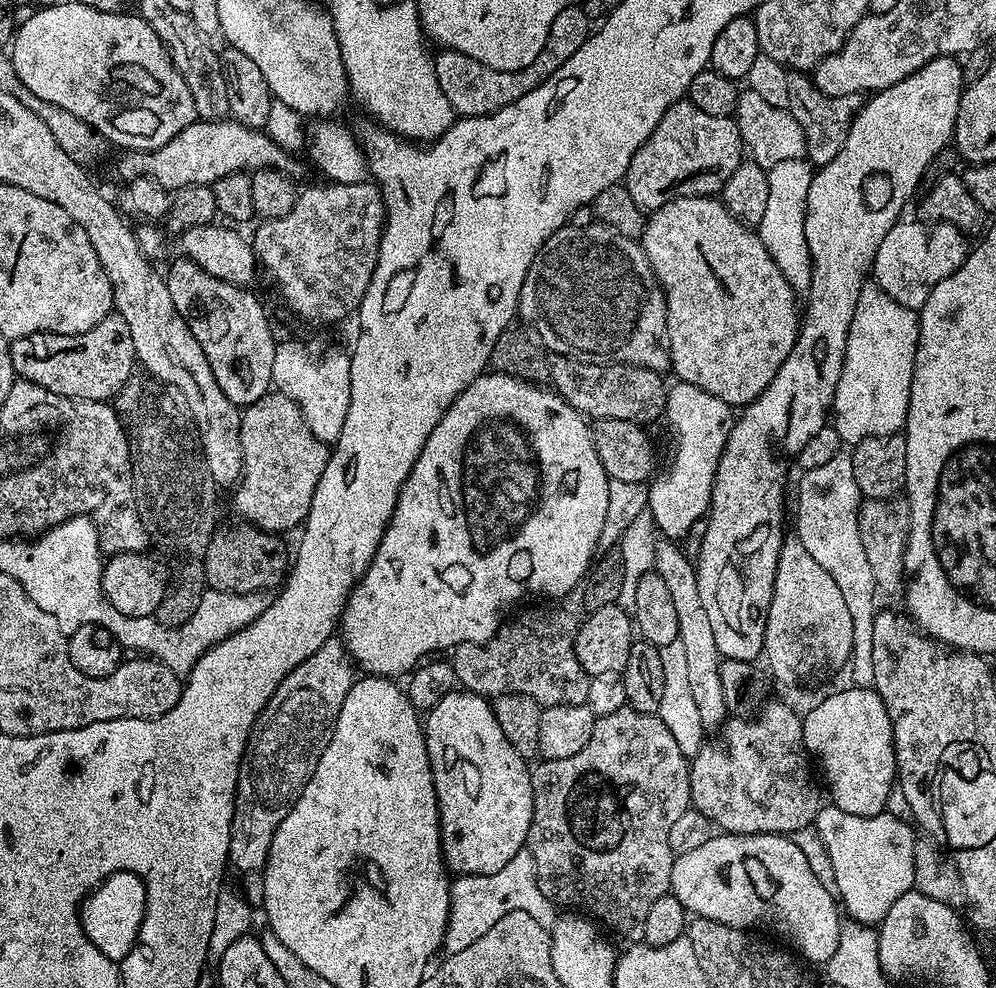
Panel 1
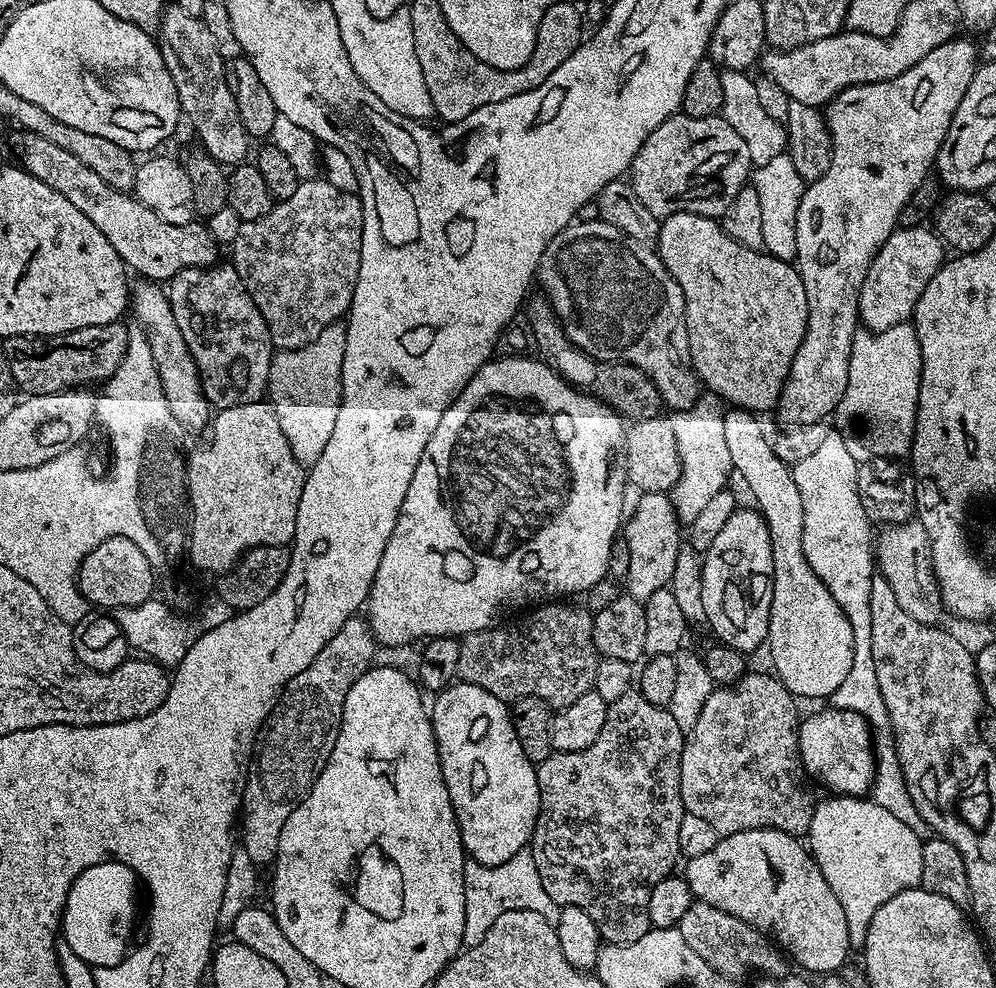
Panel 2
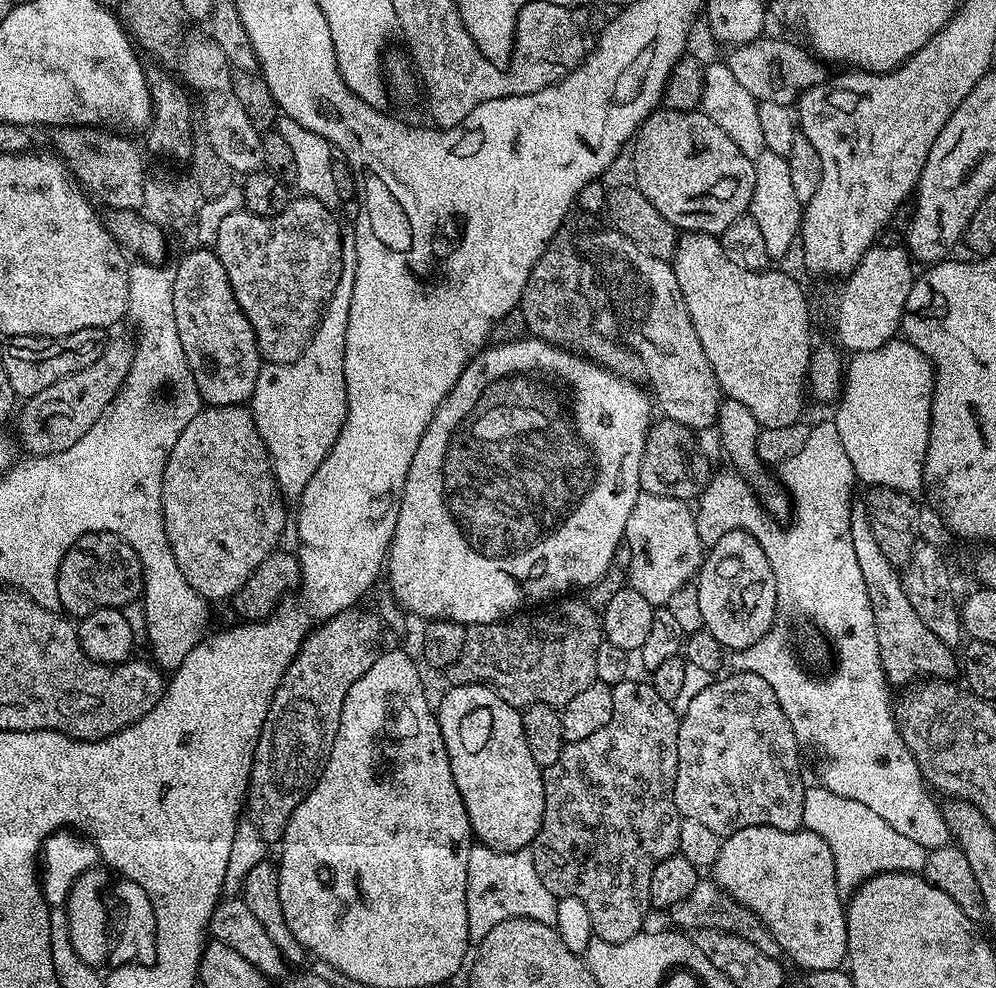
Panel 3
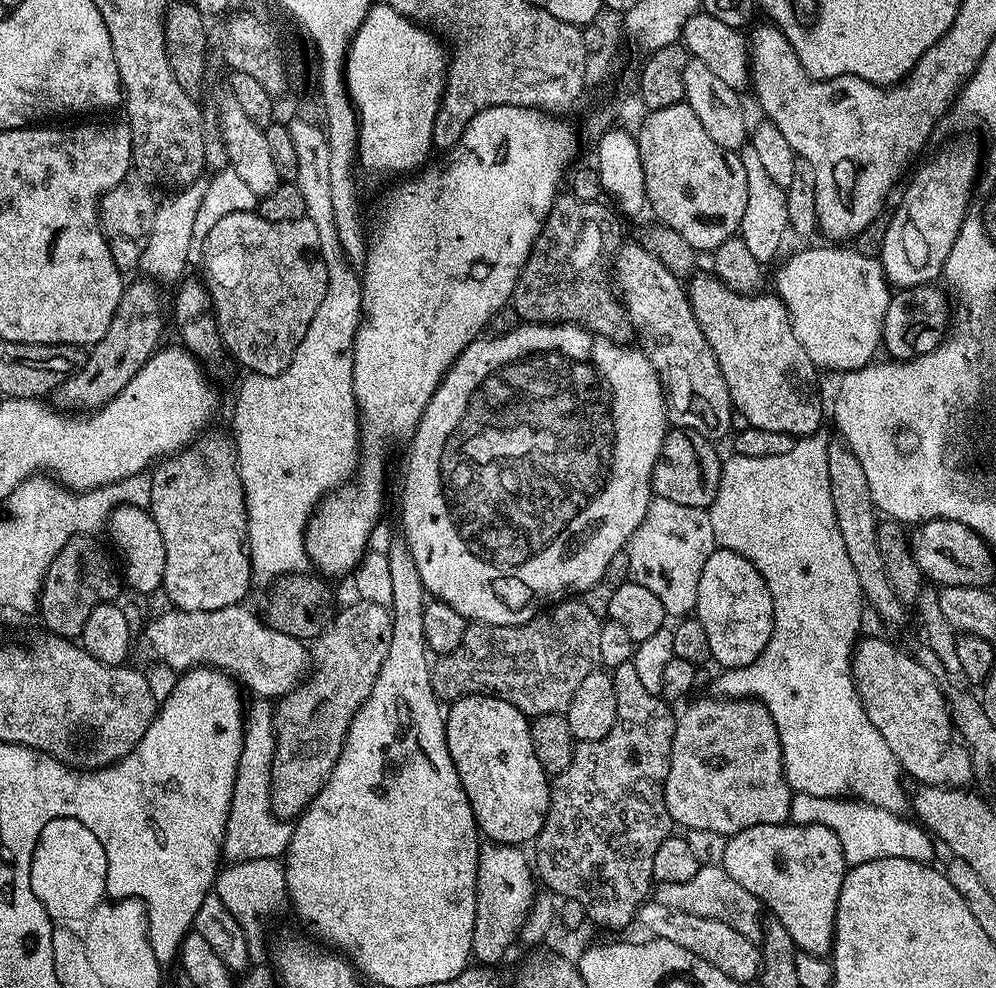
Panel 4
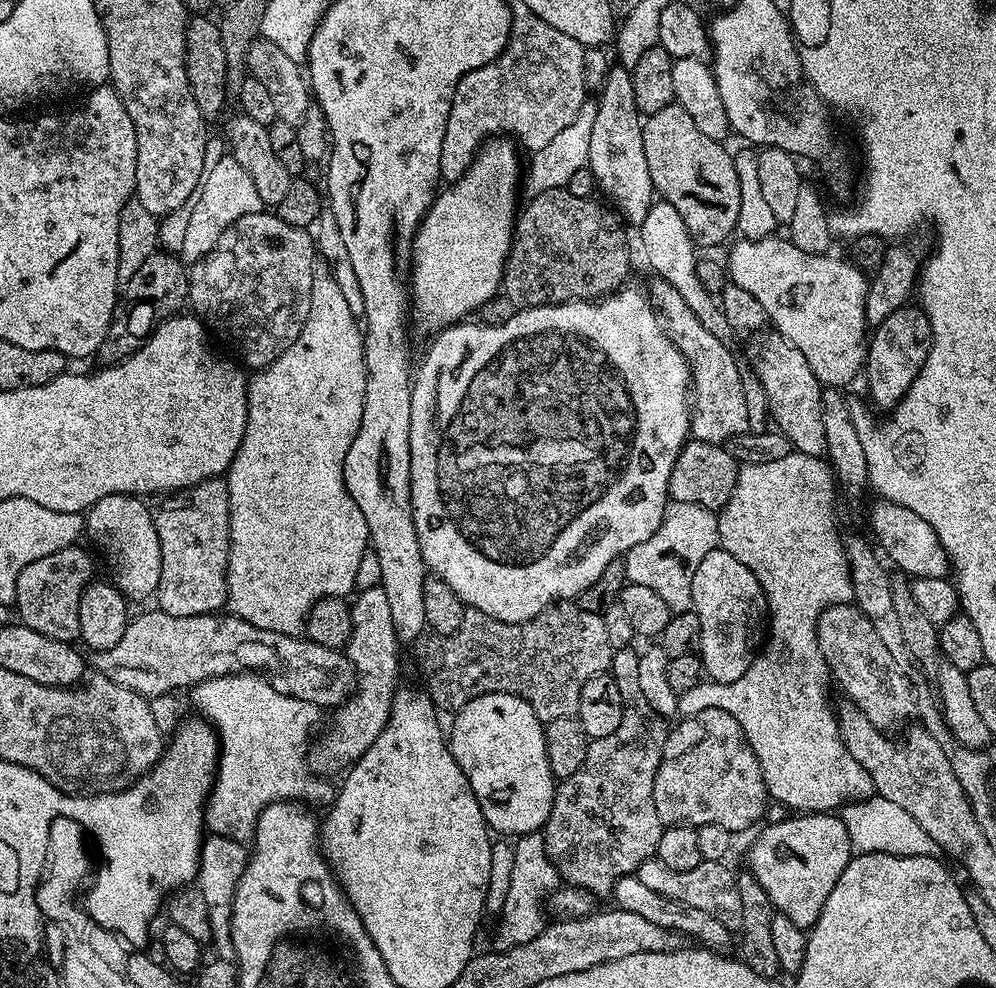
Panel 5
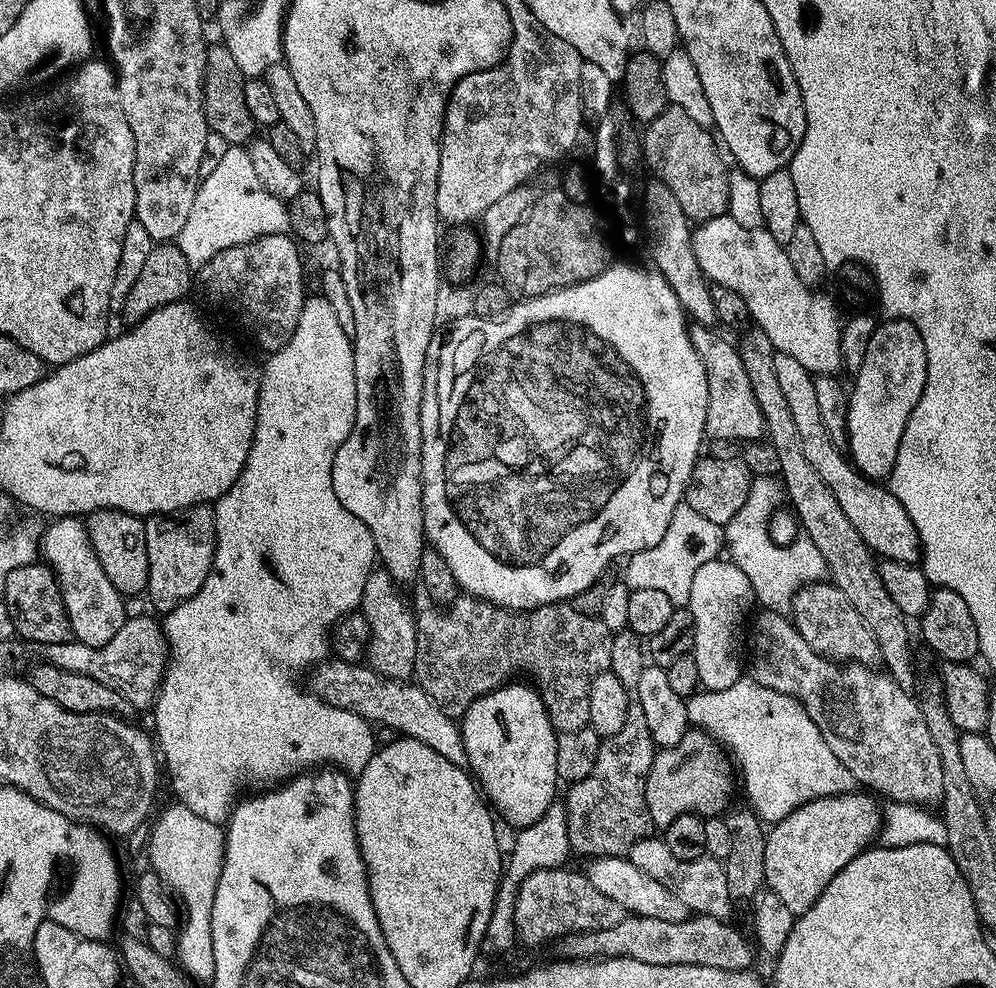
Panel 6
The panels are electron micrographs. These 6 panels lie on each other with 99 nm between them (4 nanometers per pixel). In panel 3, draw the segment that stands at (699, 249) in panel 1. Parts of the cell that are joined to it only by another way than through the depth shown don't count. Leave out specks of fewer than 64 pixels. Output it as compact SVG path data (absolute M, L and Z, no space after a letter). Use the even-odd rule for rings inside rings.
M684 232L677 239L676 253L670 263L698 334L698 342L702 342L702 350L706 350L706 358L710 358L721 393L742 402L763 427L797 423L803 417L800 415L804 412L804 392L806 396L808 367L814 347L812 320L808 317L808 300L804 297L803 286L784 272L755 272L744 268L728 257L719 239L709 232Z

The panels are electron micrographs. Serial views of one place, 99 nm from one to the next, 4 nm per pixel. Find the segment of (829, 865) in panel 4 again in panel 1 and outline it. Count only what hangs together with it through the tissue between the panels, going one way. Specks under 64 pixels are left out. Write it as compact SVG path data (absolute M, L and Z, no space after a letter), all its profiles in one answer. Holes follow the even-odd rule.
M759 832L753 836L734 836L731 834L713 834L710 842L705 842L703 846L698 846L694 850L689 850L688 853L675 857L672 862L672 883L671 895L678 898L678 902L682 902L684 911L691 914L693 917L702 920L713 920L714 922L722 922L731 928L742 928L745 930L756 930L752 928L761 928L764 932L773 932L776 936L781 936L785 940L783 943L787 945L793 953L805 956L812 964L827 965L834 958L834 950L838 950L838 938L842 927L841 909L838 907L838 900L830 891L829 885L823 884L820 881L818 873L812 869L812 864L808 861L808 856L795 844L795 839L789 838L787 835L776 836L772 832Z

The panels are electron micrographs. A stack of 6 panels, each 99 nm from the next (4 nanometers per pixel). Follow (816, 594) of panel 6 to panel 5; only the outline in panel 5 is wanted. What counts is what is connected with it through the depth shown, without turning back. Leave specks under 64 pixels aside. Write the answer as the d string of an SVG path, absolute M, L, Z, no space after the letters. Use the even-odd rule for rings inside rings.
M851 603L830 606L818 618L816 637L831 679L840 683L841 690L848 695L845 697L866 714L872 725L881 730L892 730L888 728L915 713L912 683L896 669L890 650L886 650L882 638L874 634L874 626L870 626L859 608Z

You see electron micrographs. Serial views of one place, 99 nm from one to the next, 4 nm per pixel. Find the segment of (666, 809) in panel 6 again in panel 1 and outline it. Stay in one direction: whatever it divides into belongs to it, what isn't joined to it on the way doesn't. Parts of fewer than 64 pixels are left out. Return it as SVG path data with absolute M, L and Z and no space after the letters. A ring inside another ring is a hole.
M780 700L767 704L751 718L729 719L722 728L724 741L721 744L705 743L700 752L691 757L688 770L691 807L706 814L721 833L734 836L753 836L759 832L772 832L776 836L796 834L792 832L811 829L815 825L816 815L822 807L812 768L808 765L810 755L803 740L801 713Z

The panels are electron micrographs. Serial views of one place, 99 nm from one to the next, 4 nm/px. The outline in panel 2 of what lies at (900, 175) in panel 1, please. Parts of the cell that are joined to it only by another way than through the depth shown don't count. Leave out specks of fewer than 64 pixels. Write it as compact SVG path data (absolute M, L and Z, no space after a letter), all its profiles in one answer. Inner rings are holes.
M957 38L947 40L942 46L934 46L934 50L930 50L930 54L926 54L926 58L922 58L922 62L918 62L915 66L910 66L910 70L906 70L906 74L898 74L898 78L890 78L886 82L874 82L873 84L863 84L862 86L847 88L837 94L826 105L826 111L823 113L824 121L827 124L829 138L832 140L830 166L826 170L826 174L823 174L816 181L809 183L805 187L802 198L800 199L800 205L798 206L796 258L794 263L798 274L802 278L802 286L806 286L808 325L806 326L806 334L802 338L802 346L798 346L798 354L794 354L794 362L792 363L788 380L782 386L778 413L780 412L782 419L788 420L784 422L791 422L793 425L801 424L802 426L810 426L811 424L827 421L835 413L838 402L842 402L842 394L846 394L846 382L850 374L852 340L858 331L860 287L862 286L862 282L866 282L866 274L870 270L870 266L874 262L878 250L884 245L886 238L890 238L890 234L895 232L901 223L900 215L903 214L904 207L911 202L912 195L915 192L917 195L923 189L924 179L933 171L938 150L950 130L950 122L954 118L954 110L958 110L958 105L961 104L962 97L966 95L966 90L974 78L978 67L978 48L975 43L972 45L968 40L971 39ZM737 507L726 518L726 526L718 530L714 542L703 553L704 569L700 572L700 604L704 607L704 616L712 627L715 639L727 648L733 648L745 654L751 654L756 647L768 639L772 579L774 578L774 561L771 557L770 530L763 517L751 507Z

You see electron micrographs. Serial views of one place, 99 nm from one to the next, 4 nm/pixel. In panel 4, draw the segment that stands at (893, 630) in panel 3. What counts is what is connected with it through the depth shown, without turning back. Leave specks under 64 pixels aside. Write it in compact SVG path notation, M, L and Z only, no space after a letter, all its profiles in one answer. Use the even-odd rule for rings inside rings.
M832 438L828 441L828 465L834 514L838 514L838 530L842 530L842 543L846 545L846 554L850 554L854 574L858 574L858 586L864 591L867 607L871 611L873 608L890 627L896 628L904 620L906 606L886 578L886 566L878 550L878 509L870 494L870 482L866 482L862 462L858 462L854 450L843 438Z

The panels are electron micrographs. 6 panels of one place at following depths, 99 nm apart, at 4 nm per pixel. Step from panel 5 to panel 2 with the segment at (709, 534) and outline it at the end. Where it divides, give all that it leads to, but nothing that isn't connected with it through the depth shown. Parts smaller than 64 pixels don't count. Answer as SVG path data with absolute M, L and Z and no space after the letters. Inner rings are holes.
M646 492L639 497L636 509L631 509L626 523L622 528L622 538L626 546L630 546L630 570L626 585L627 595L633 596L638 601L645 601L654 594L654 590L662 590L673 582L672 575L676 572L676 563L680 560L680 540L682 544L682 525L676 518L676 507L672 505L671 495L663 492Z

